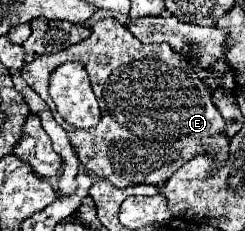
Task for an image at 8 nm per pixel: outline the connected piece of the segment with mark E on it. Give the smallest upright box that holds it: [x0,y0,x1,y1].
[22,18,228,188]

